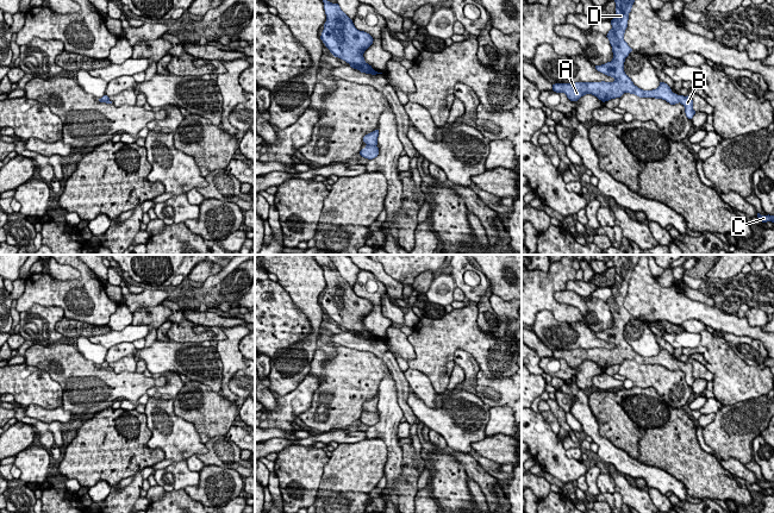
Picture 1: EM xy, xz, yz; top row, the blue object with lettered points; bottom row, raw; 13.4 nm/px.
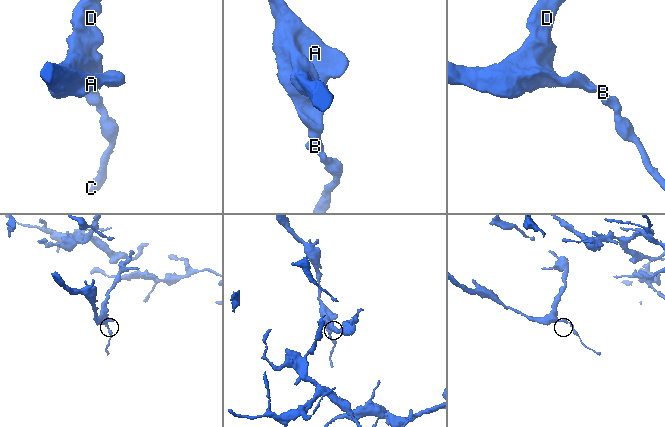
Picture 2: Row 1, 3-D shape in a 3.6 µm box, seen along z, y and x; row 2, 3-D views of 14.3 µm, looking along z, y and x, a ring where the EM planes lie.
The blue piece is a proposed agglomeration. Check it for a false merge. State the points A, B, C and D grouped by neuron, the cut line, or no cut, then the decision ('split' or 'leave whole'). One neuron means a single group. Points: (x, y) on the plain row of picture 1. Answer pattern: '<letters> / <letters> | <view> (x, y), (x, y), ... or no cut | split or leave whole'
A B C D | no cut | leave whole

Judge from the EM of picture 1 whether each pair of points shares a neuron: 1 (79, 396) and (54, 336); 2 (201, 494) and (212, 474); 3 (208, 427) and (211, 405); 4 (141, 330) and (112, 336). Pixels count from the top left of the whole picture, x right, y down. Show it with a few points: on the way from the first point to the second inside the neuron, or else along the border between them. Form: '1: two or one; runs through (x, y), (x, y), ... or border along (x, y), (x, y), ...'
1: two; border along (57, 342), (45, 345), (33, 344)
2: one; runs through (206, 489), (212, 483), (212, 479)
3: one; runs through (210, 421), (211, 411)
4: one; runs through (133, 332), (119, 336)

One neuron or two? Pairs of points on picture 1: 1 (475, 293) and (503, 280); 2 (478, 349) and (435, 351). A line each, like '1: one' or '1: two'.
1: two
2: one

